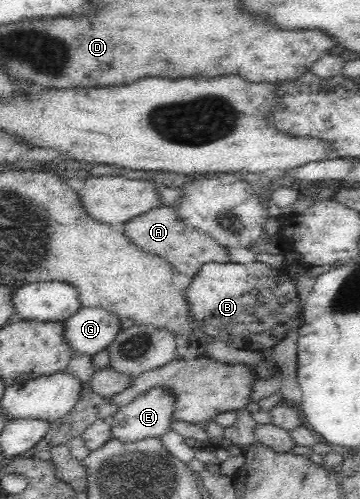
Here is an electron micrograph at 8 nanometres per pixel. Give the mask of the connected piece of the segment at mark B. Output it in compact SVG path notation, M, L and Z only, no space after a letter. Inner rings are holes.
M231 261L205 263L199 267L185 291L190 314L197 324L200 336L217 337L237 348L269 348L293 330L296 331L301 324L302 313L297 312L298 293L283 267L270 268L258 261L247 264L235 264Z

